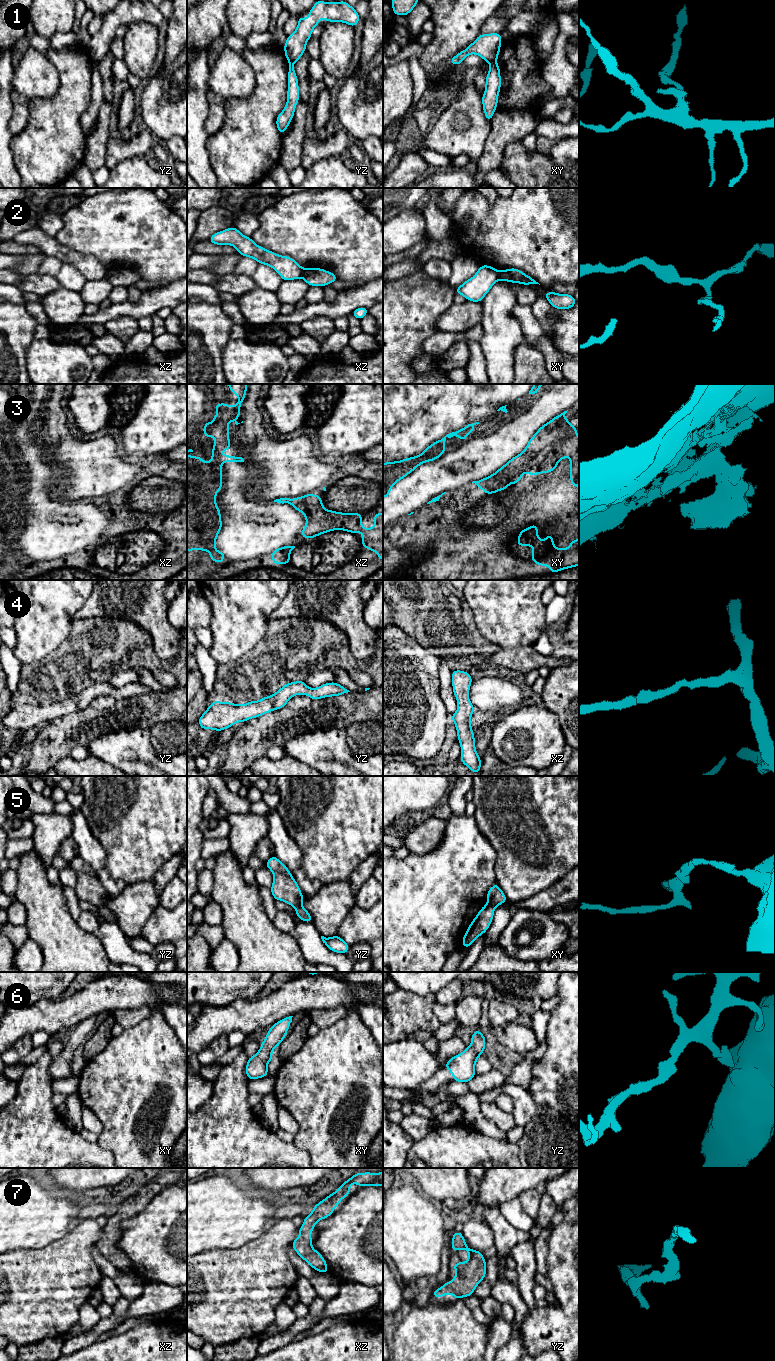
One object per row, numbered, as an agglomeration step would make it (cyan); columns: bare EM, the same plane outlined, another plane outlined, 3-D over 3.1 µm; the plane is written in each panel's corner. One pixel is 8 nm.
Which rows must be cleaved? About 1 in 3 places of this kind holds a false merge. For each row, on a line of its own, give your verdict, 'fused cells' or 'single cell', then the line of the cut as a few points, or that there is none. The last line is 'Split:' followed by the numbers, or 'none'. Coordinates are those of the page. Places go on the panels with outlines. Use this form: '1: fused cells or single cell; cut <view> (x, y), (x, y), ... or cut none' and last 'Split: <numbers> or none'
1: fused cells; cut xy (495, 60), (489, 63)
2: fused cells; cut xy (498, 271), (499, 279)
3: fused cells; cut xy (564, 414), (552, 421), (542, 436), (528, 443)
4: single cell; cut none
5: fused cells; cut yz (301, 904), (295, 907)
6: single cell; cut none
7: single cell; cut none
Split: 1, 2, 3, 5

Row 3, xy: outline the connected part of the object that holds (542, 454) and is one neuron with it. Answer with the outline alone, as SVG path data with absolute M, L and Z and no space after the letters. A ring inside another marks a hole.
M562 416L550 423L550 430L541 438L532 438L526 448L518 455L518 470L507 472L496 471L490 476L476 481L476 487L483 490L487 495L498 493L499 490L507 490L509 484L517 484L524 473L537 476L539 472L545 475L553 472L558 467L558 461L567 456L570 457L570 483L579 488L579 436L578 429Z

